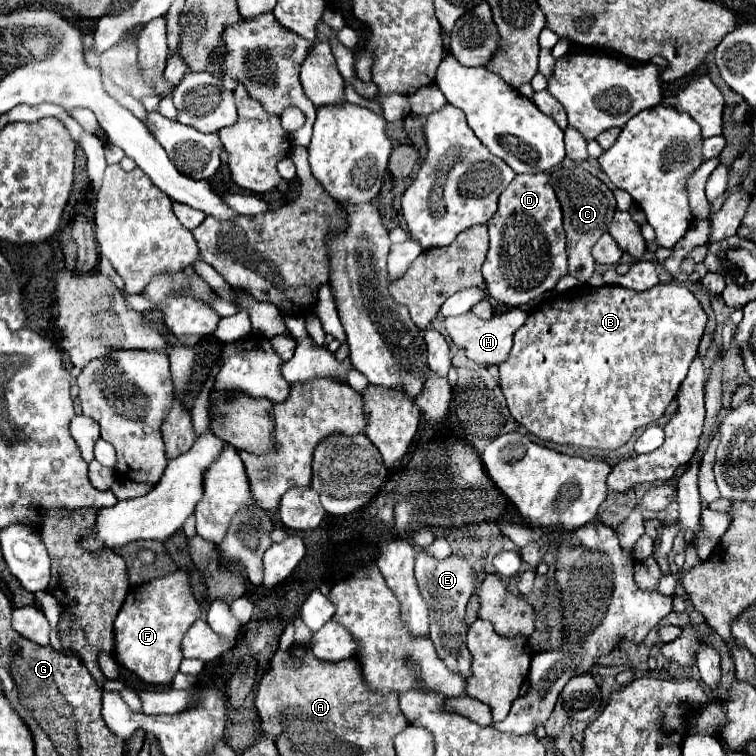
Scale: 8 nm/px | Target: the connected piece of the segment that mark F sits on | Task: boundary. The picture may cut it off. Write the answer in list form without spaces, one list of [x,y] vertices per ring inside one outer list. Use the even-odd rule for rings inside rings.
[[[182,570],[142,586],[132,586],[114,622],[114,656],[120,666],[144,682],[156,686],[170,684],[182,662],[182,638],[200,616],[202,612],[192,594],[188,574]]]

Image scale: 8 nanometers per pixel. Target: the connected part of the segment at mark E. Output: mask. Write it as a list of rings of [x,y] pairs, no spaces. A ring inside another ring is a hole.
[[[418,550],[414,572],[418,590],[422,590],[422,598],[426,598],[426,604],[430,606],[430,640],[434,642],[436,652],[444,660],[444,664],[466,678],[470,674],[470,652],[466,648],[464,610],[476,584],[472,566],[460,554],[450,554],[448,558],[438,560],[430,556],[426,550]]]

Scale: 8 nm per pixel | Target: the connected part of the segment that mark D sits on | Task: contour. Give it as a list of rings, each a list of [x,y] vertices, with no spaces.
[[[516,174],[500,194],[498,212],[488,222],[490,252],[482,274],[488,294],[506,306],[516,308],[554,290],[558,280],[568,274],[562,210],[548,178],[548,174]]]

